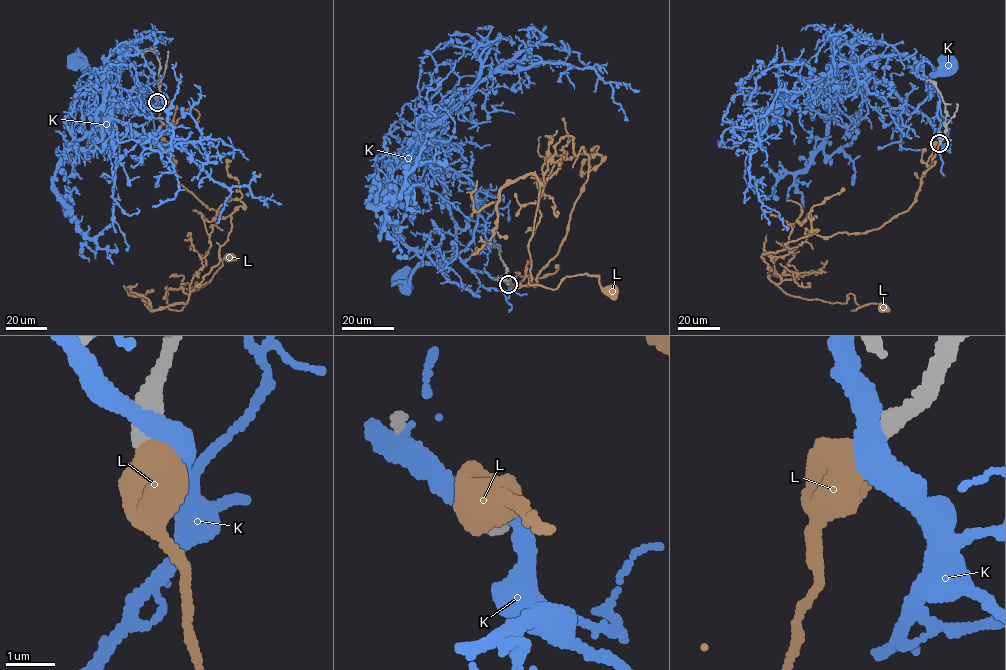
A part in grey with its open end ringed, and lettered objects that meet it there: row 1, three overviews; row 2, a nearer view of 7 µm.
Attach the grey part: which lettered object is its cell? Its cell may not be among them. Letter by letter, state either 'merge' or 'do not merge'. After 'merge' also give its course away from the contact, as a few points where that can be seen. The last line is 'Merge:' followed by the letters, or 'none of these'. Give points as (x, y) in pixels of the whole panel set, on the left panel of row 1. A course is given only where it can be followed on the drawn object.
K: do not merge
L: do not merge
Merge: none of these

